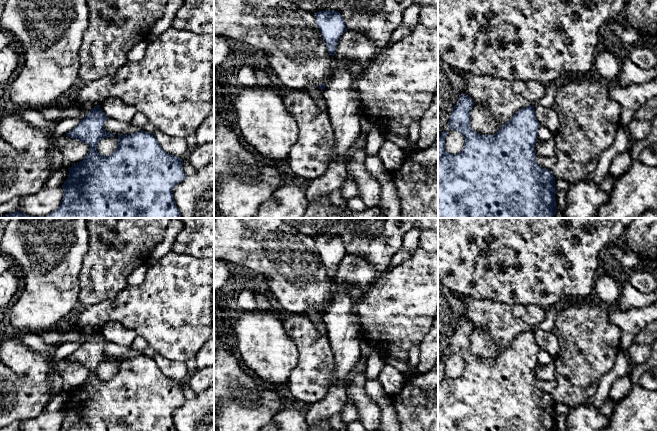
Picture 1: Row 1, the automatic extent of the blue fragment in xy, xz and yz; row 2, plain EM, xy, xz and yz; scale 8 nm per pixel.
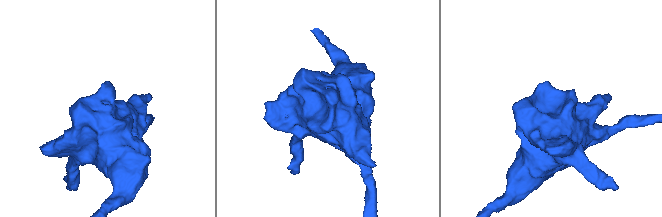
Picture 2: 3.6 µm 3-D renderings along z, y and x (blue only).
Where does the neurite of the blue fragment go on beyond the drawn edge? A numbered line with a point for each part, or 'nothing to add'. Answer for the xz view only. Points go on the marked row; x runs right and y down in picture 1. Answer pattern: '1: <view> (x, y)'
nothing to add

